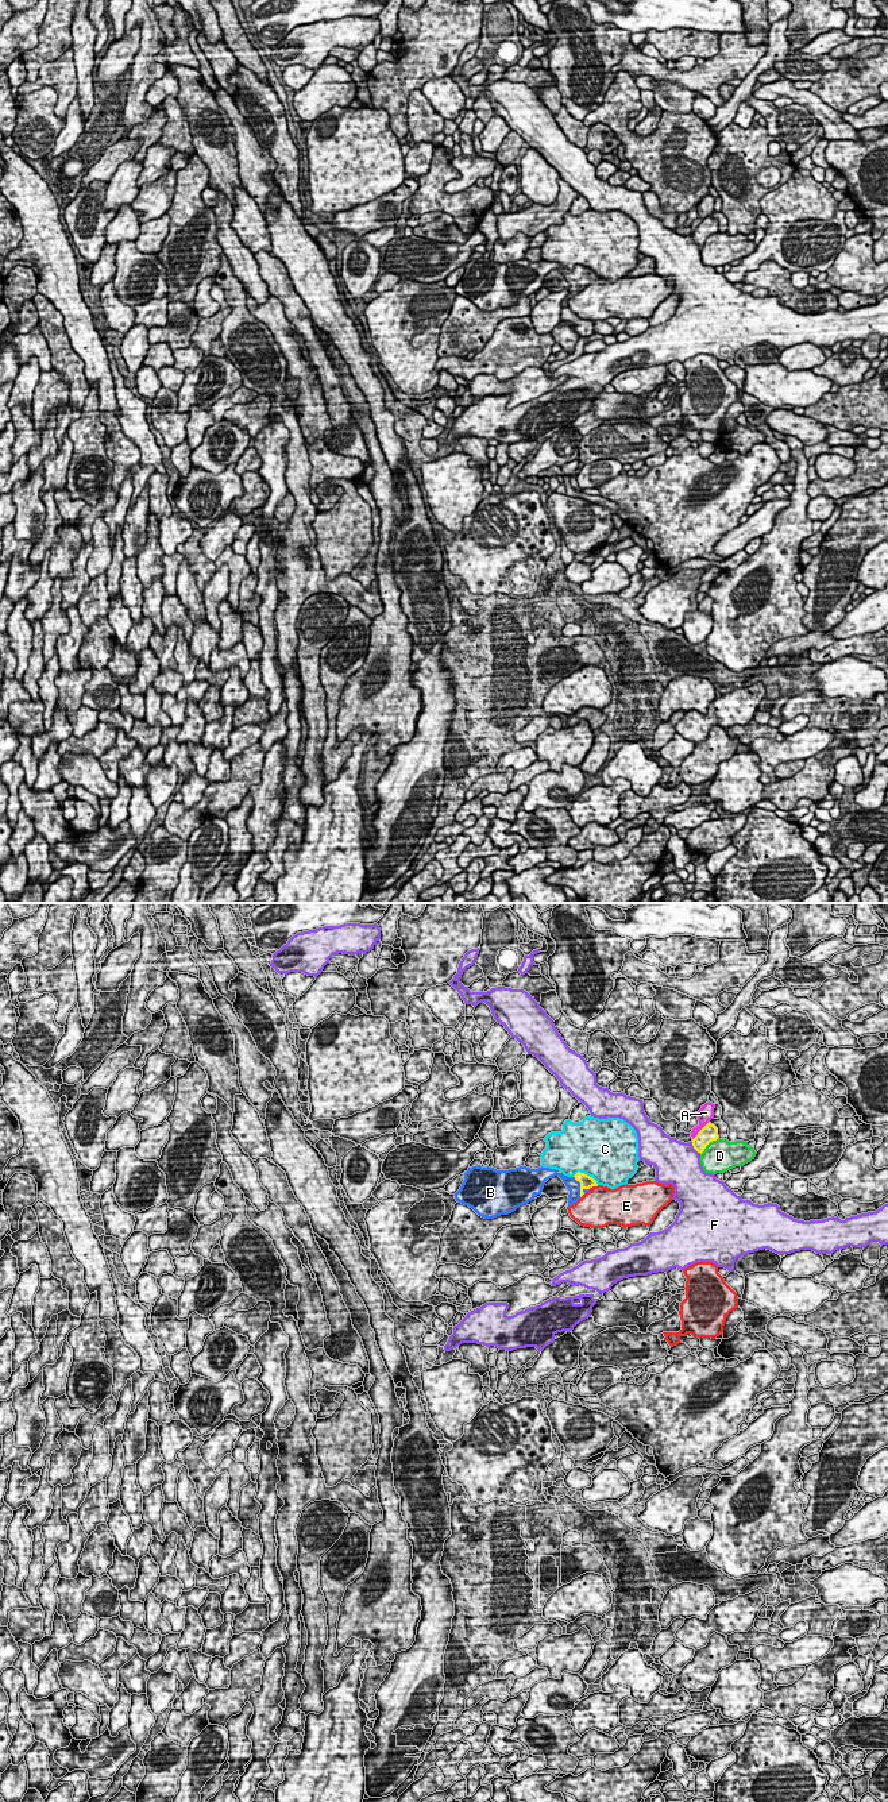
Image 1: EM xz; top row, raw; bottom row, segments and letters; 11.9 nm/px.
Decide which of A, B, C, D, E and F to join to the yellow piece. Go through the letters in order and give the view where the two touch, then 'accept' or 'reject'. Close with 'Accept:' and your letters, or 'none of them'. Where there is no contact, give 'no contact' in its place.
A: xz | reject
B: xz | accept
C: xz | reject
D: xz | reject
E: xz | reject
F: xz | reject
Accept: B

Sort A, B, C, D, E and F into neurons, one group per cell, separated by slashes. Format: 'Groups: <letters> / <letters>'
Groups: A / B / C / D / E / F

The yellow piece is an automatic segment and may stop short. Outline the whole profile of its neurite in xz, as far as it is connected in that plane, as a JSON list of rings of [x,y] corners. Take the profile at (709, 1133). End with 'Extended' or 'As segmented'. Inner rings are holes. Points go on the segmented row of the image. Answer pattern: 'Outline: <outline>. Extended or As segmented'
Outline: [[[709,1122],[692,1139],[692,1146],[698,1153],[702,1154],[706,1146],[718,1138],[718,1128]]]. As segmented

